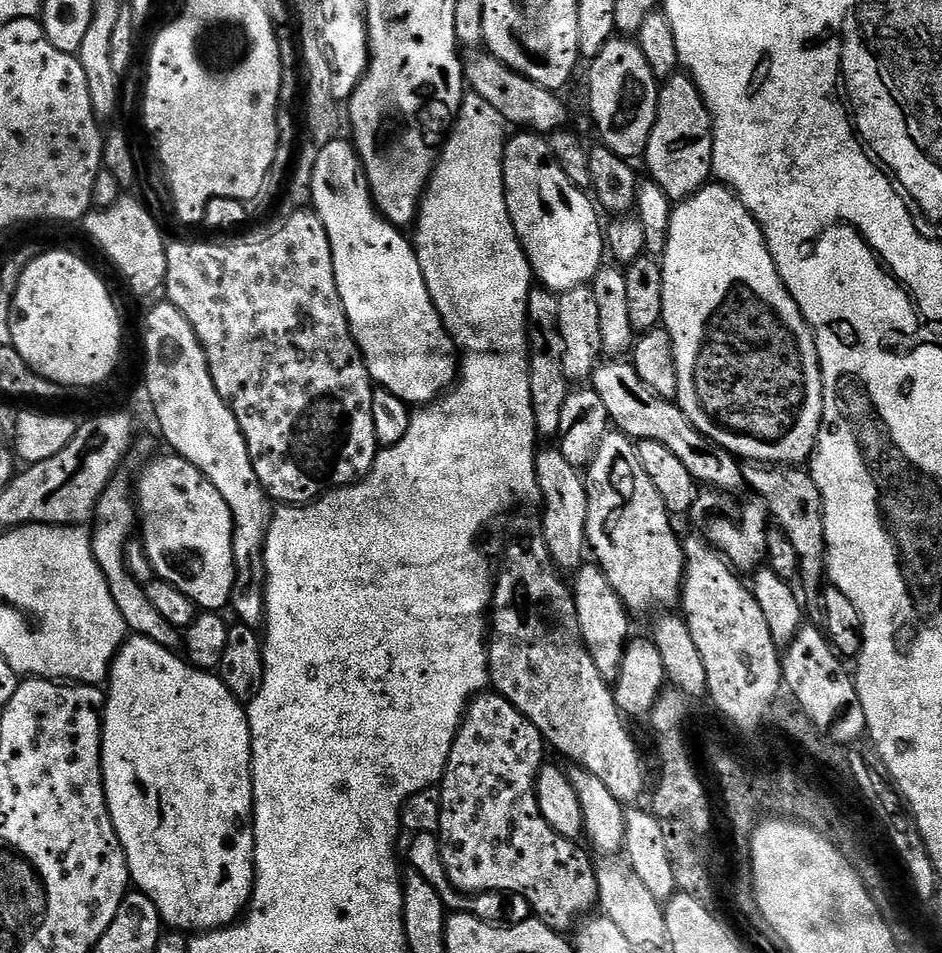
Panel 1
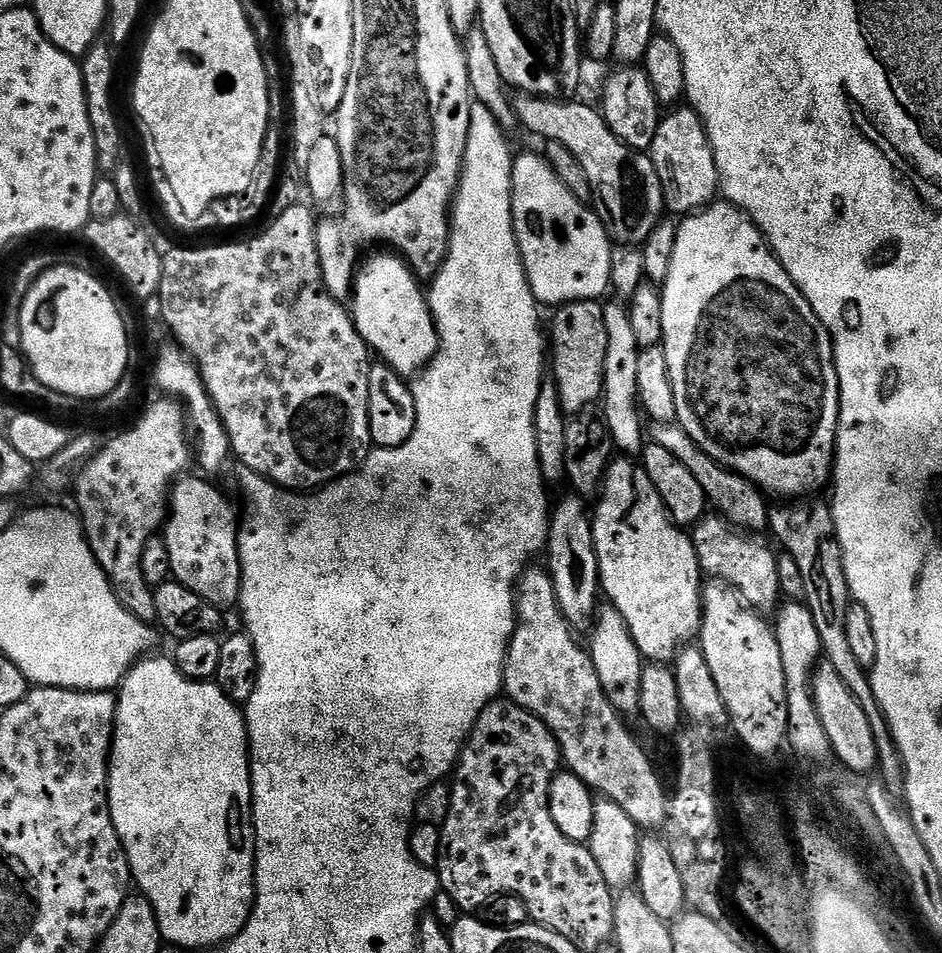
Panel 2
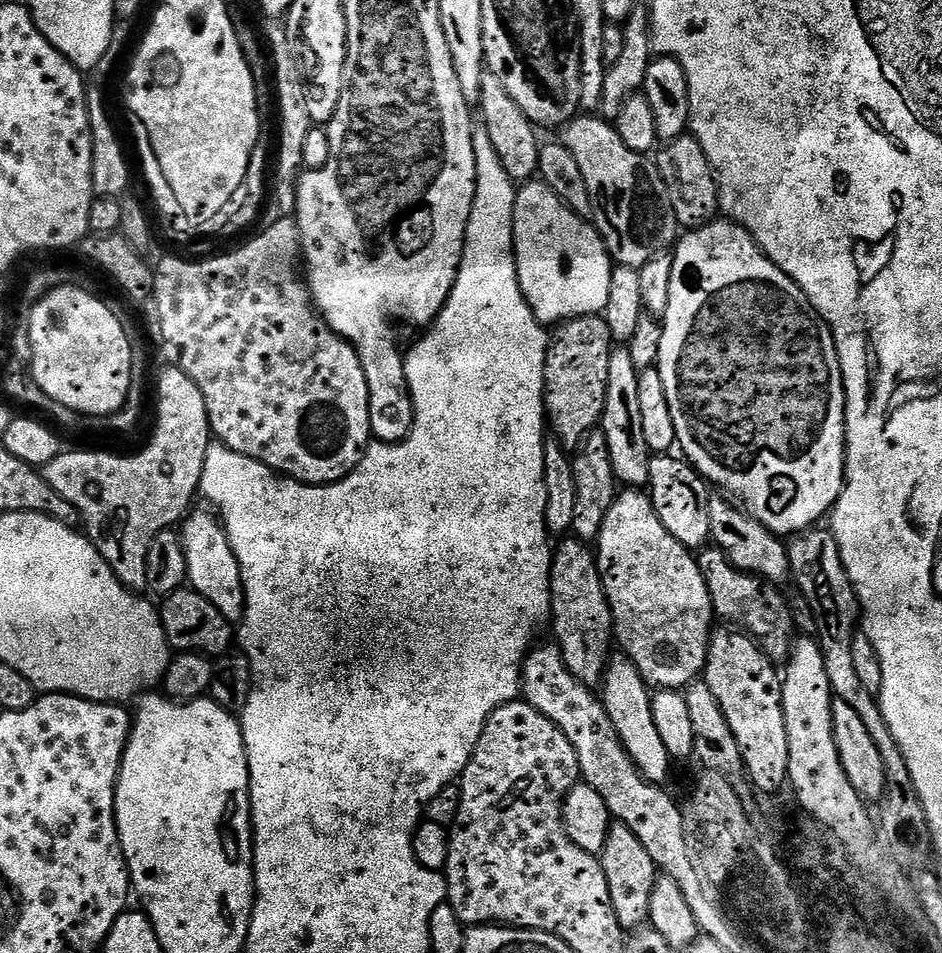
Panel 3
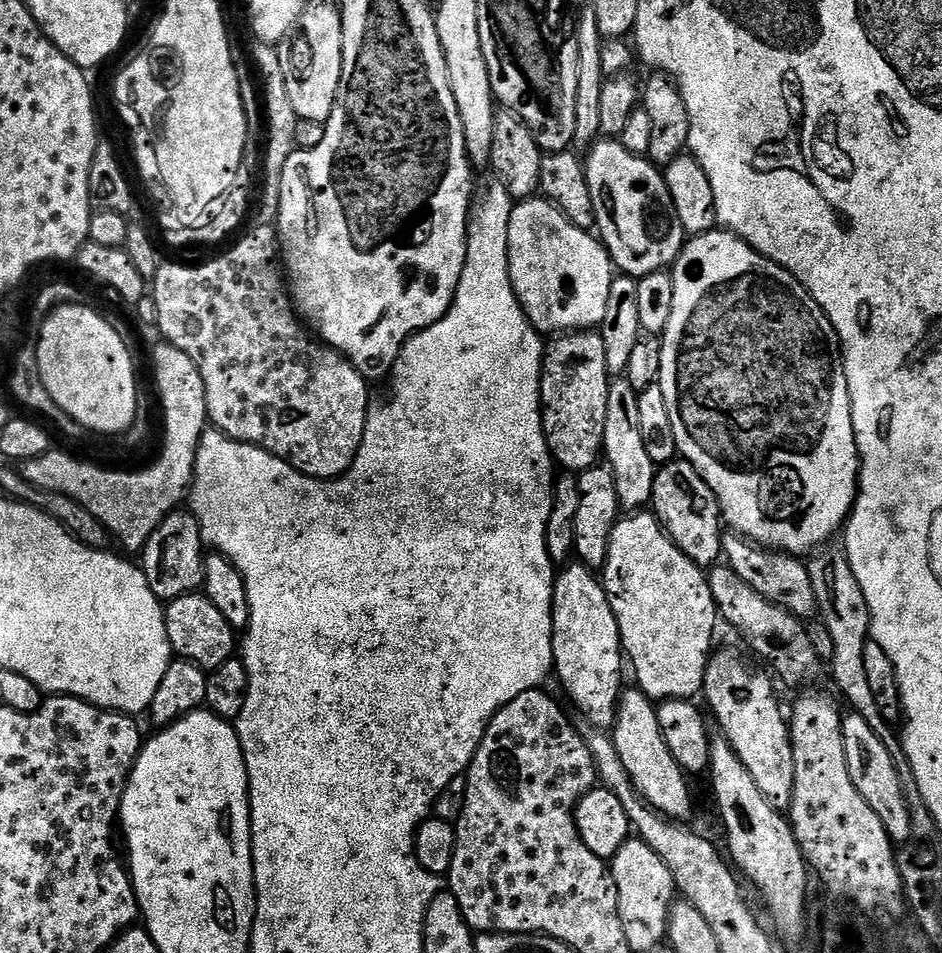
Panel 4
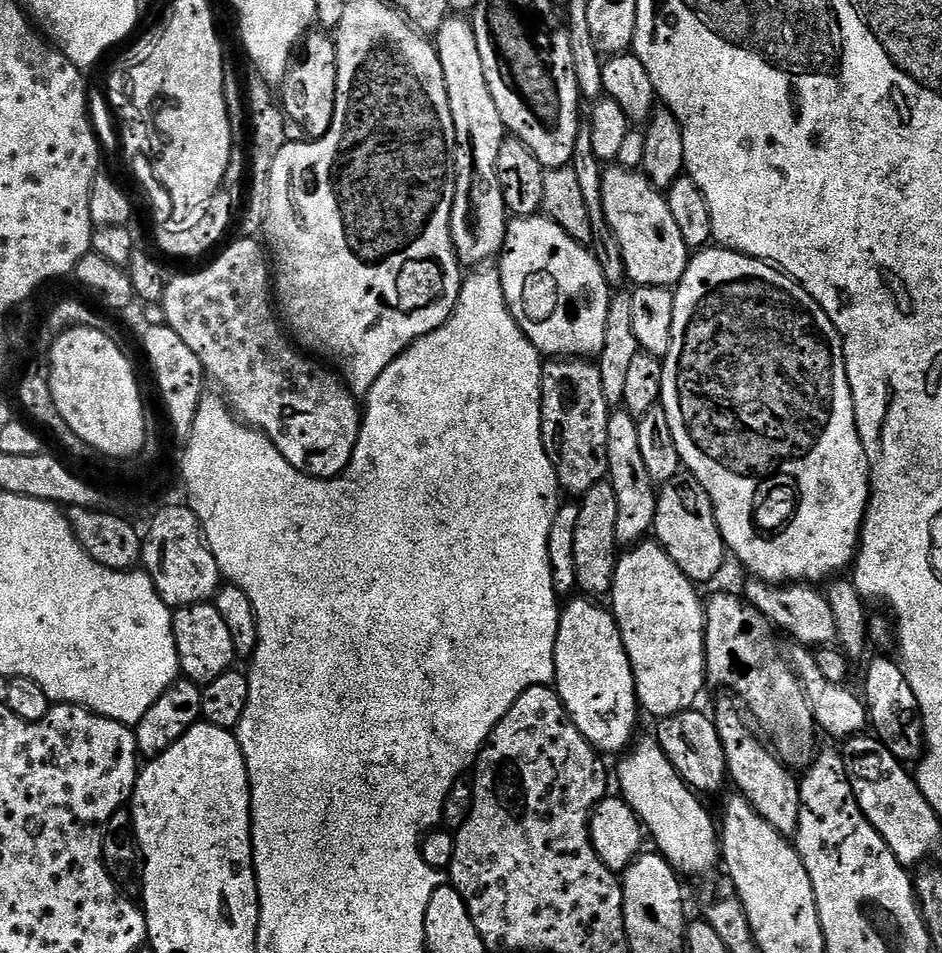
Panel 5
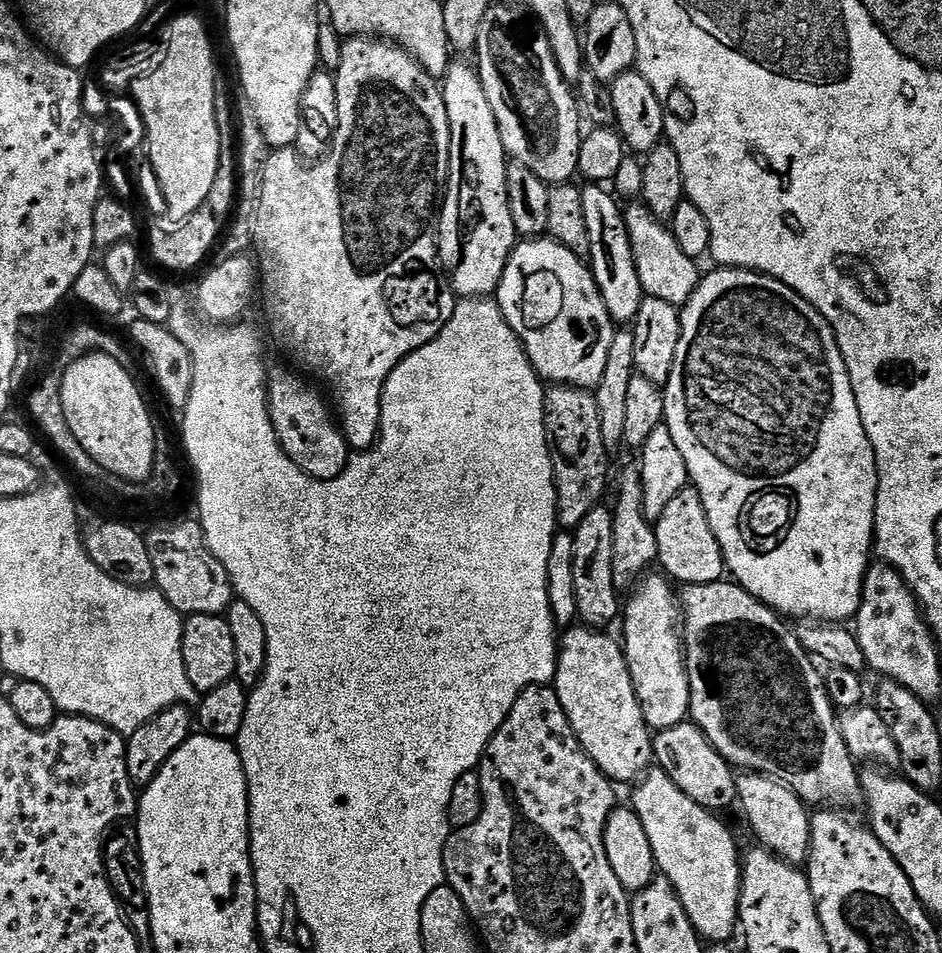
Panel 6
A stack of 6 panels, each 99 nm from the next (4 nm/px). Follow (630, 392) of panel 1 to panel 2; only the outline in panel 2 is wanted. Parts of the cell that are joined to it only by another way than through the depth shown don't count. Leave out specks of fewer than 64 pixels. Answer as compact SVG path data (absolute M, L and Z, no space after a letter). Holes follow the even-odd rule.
M661 424L653 429L653 432L652 429L650 432L651 439L666 450L670 450L670 454L674 454L674 458L678 458L678 462L682 462L682 466L686 466L686 470L690 470L694 478L698 478L698 486L702 486L709 505L733 528L745 534L764 534L760 532L769 531L770 504L764 501L766 496L761 489L751 484L744 476L739 476L736 472L731 472L718 462L714 462L714 458L706 455L692 441L690 434L686 434L686 430L682 430L676 424Z

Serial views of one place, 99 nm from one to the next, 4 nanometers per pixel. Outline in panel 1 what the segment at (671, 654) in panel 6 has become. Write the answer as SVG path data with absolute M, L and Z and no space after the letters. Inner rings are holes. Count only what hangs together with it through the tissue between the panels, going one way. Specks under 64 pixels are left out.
M619 430L609 431L607 438L598 446L598 454L594 454L592 463L587 465L586 483L590 502L588 547L591 555L596 555L593 556L595 563L603 568L629 613L652 612L655 608L671 609L668 607L682 596L686 571L684 545L681 537L676 537L673 513L668 511L662 494L658 494L658 486L650 482L650 474L646 474L642 467L640 449L631 436Z

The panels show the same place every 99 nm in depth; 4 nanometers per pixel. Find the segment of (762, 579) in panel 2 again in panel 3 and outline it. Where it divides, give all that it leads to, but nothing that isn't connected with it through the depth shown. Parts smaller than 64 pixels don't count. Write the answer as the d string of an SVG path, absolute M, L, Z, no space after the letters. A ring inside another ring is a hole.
M705 546L699 549L698 559L700 561L700 569L702 570L702 578L706 582L706 590L710 594L713 613L719 619L721 616L722 619L729 620L732 623L729 625L739 626L743 629L747 635L751 636L760 645L760 649L771 658L773 664L777 666L783 665L792 652L792 645L794 643L794 625L792 623L792 610L789 597L787 595L784 597L780 593L783 591L768 580L735 568L726 558L726 554L722 554L722 550L718 547Z

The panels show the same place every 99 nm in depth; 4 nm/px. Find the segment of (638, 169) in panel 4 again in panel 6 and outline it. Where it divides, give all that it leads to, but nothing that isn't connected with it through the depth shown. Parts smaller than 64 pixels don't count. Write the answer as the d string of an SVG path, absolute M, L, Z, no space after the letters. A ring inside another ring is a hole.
M643 203L629 204L632 205L625 207L622 213L626 234L632 247L634 266L638 270L638 282L647 295L662 298L662 302L682 306L700 283L702 272L701 269L696 269L697 261L682 254L682 249L678 247L678 242L674 242L674 234L667 223L657 220Z

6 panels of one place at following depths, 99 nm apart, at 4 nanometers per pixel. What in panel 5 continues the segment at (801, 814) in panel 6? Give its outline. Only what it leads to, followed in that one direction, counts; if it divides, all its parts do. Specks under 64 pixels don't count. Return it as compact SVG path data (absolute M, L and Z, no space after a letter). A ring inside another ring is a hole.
M731 699L728 700L722 701L717 706L716 712L714 711L714 719L718 738L722 742L722 750L726 754L731 783L736 783L735 791L739 795L745 796L750 802L750 806L774 830L780 832L784 837L795 837L800 813L799 779L794 775L793 769L786 767L776 757L776 753L772 751L771 747L757 735L753 725L746 719L745 713ZM743 715L746 721L744 721ZM751 727L754 733L752 733Z

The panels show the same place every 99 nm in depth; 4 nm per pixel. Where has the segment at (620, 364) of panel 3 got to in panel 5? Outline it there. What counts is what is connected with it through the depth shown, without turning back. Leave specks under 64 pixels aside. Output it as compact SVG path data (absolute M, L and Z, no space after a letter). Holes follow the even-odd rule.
M616 410L608 417L608 475L607 483L614 486L614 498L618 498L618 526L616 538L621 545L635 546L653 531L656 523L657 485L646 470L646 461L642 459L642 449L638 446L638 420L623 410Z

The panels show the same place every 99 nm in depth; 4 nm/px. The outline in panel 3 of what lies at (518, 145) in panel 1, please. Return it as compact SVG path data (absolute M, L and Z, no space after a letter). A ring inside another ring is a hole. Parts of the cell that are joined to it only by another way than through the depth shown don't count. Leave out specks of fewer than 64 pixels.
M539 178L519 185L514 202L512 248L516 251L520 289L539 324L555 326L562 320L603 313L610 299L610 274L614 267L604 239Z

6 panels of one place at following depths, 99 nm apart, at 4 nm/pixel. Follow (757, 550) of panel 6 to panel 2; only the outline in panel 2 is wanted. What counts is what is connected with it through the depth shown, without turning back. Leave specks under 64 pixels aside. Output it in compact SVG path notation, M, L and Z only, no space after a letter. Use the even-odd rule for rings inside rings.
M713 202L707 208L691 213L679 221L674 242L674 258L670 262L670 274L662 285L666 298L662 302L663 349L666 366L670 366L670 386L674 386L674 406L676 424L714 462L723 468L744 476L751 484L765 493L773 492L784 498L804 498L815 488L829 483L834 472L836 459L836 427L840 421L840 383L836 373L836 358L832 354L832 336L822 326L818 314L806 302L798 286L788 277L786 270L768 246L768 241L760 233L756 223L747 212L727 202Z

